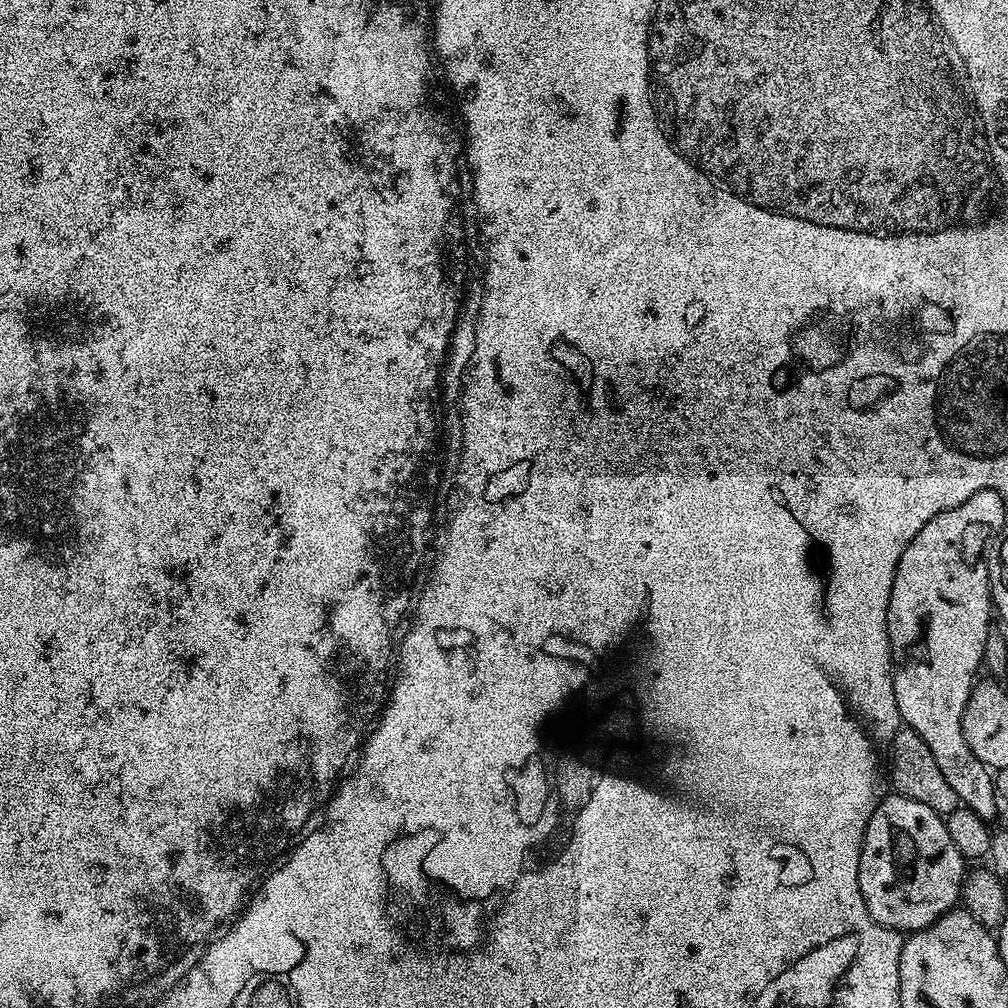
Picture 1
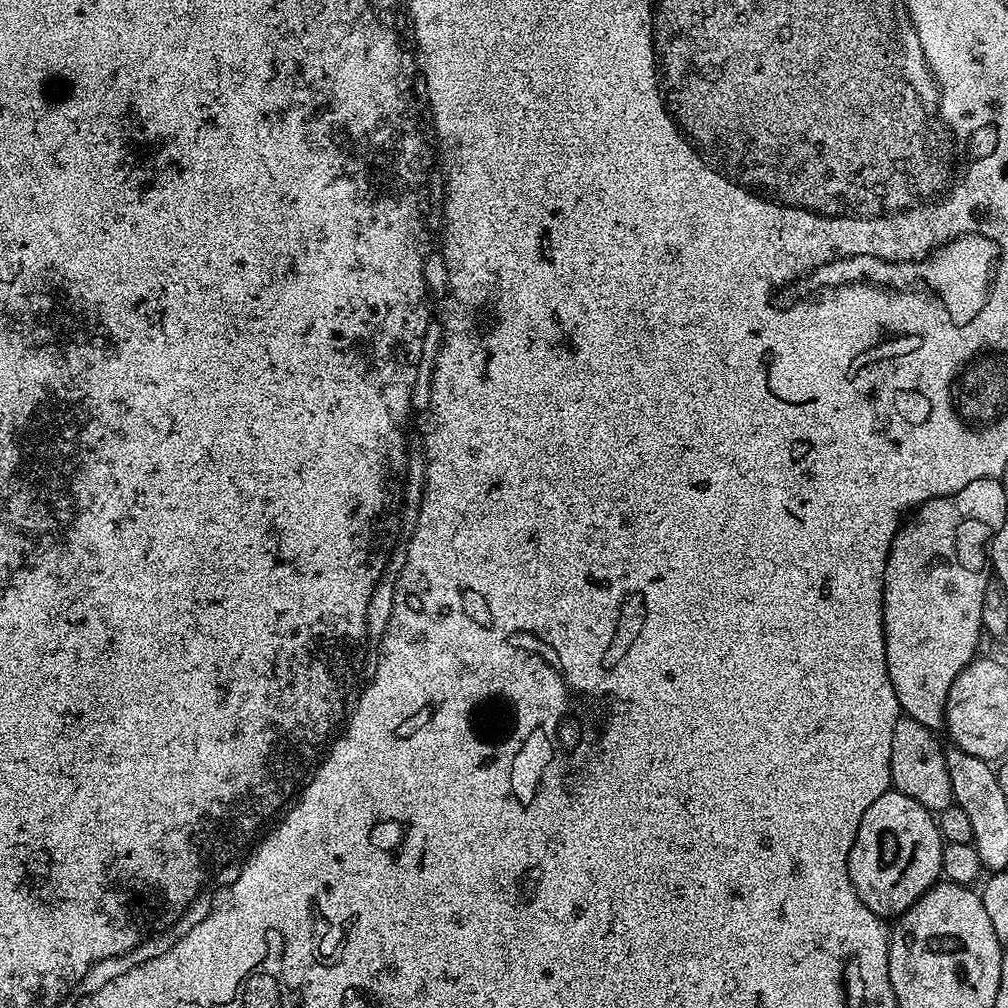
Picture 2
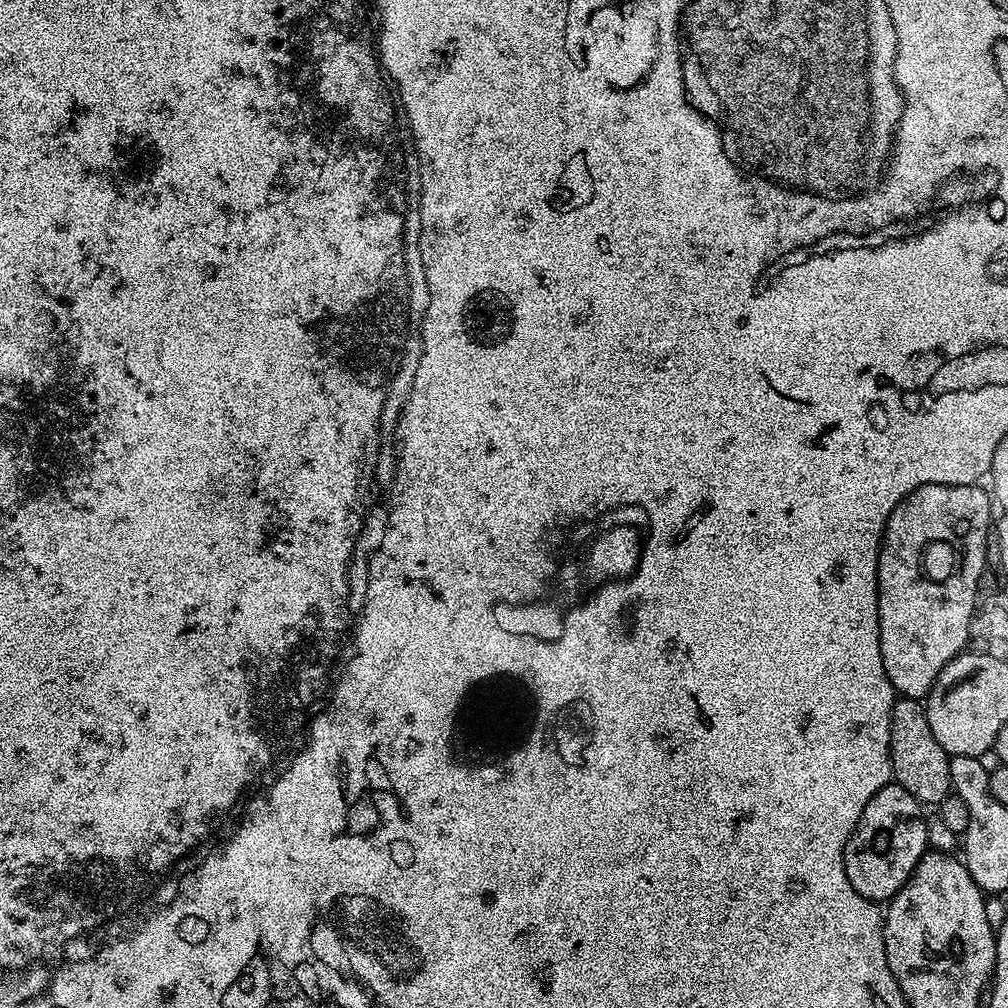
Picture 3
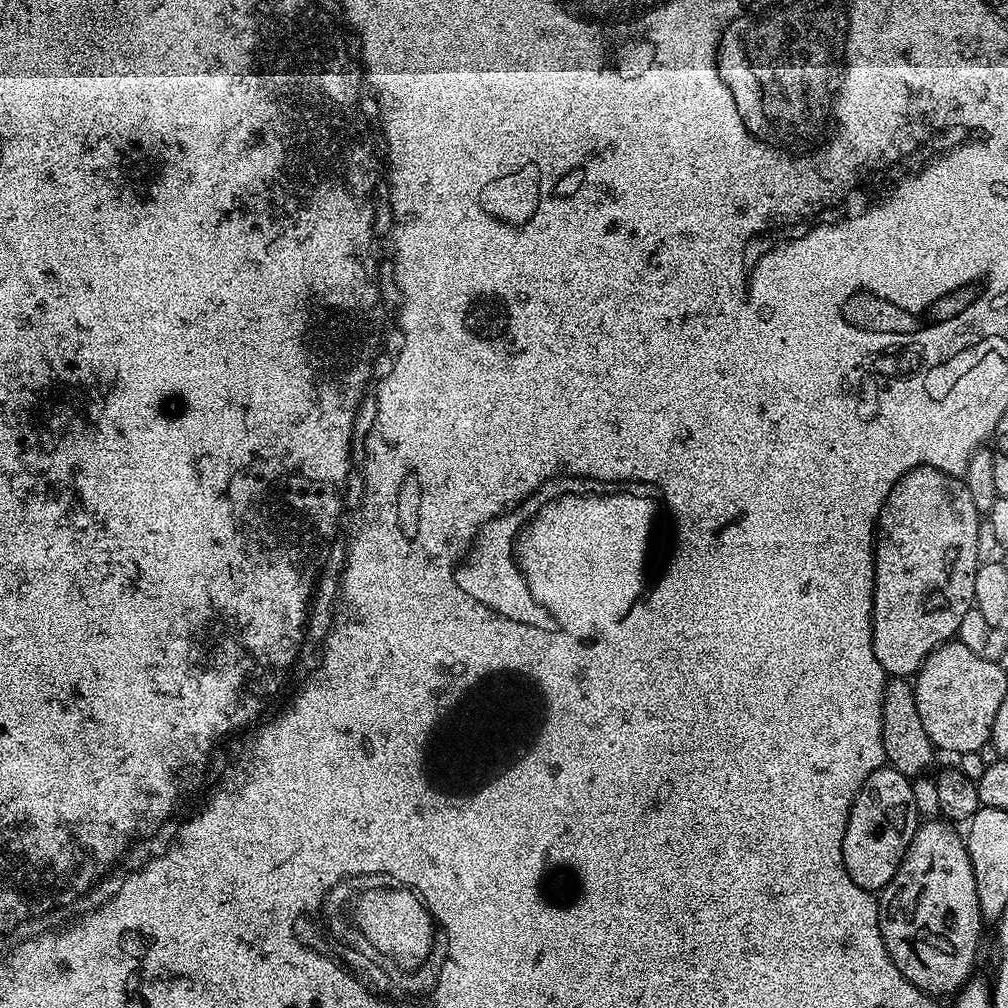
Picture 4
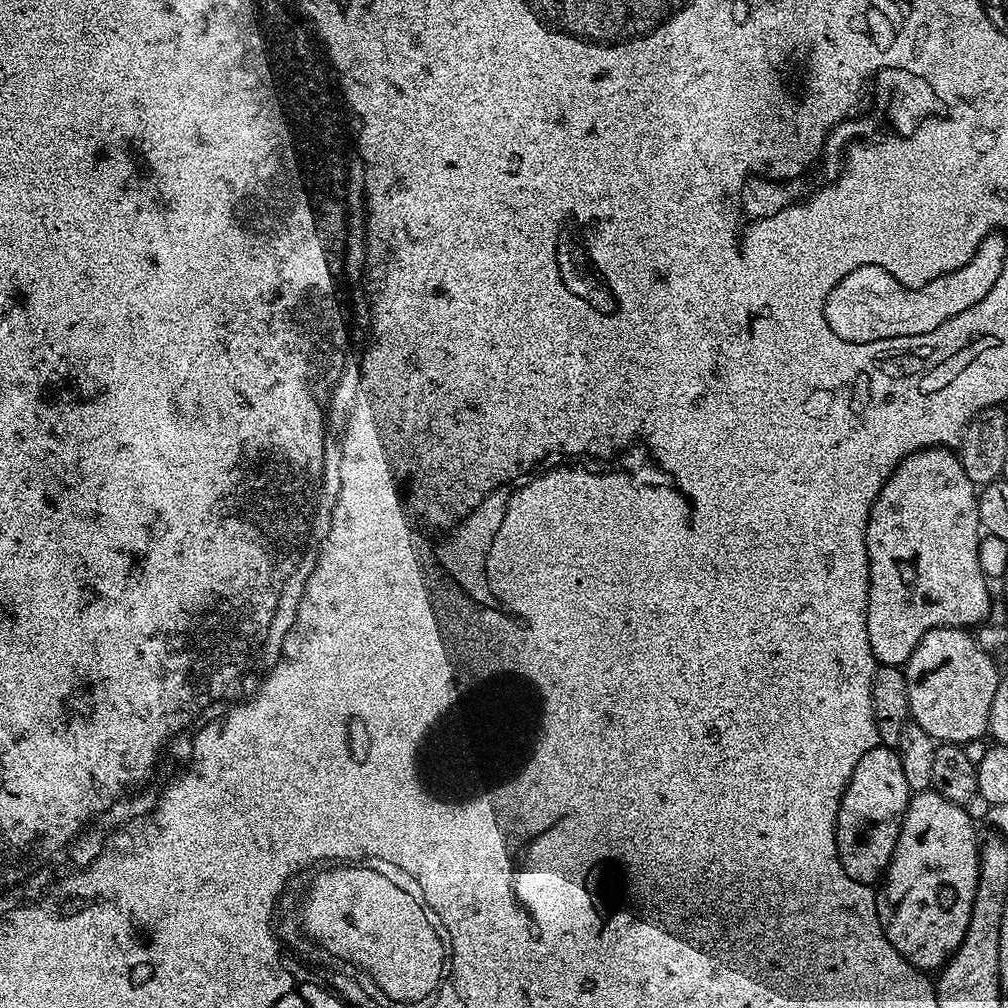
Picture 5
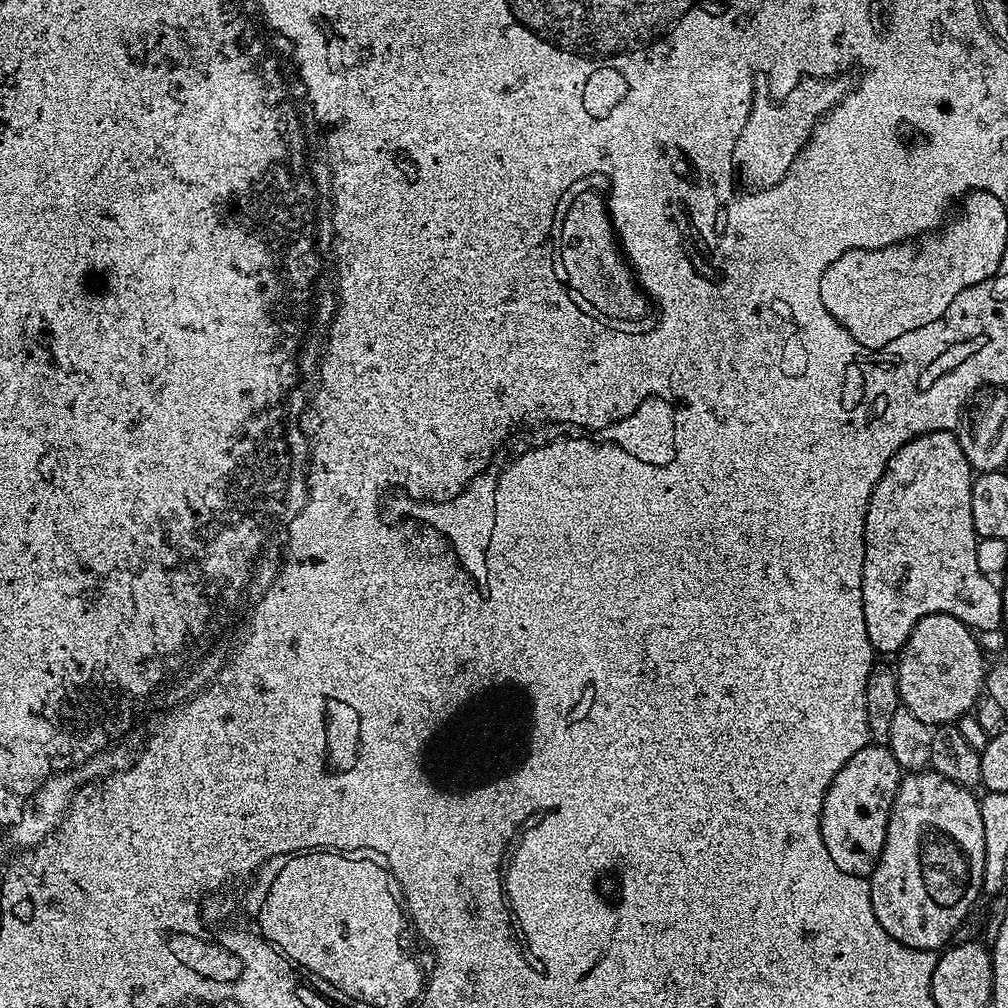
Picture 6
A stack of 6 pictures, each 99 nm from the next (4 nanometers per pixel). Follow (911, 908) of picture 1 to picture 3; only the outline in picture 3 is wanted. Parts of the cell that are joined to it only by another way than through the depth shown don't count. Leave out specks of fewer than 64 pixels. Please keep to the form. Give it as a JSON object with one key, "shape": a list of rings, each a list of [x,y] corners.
{"shape":[[[895,782],[878,790],[878,794],[866,802],[866,810],[862,810],[862,818],[858,818],[858,826],[844,847],[846,878],[850,878],[850,886],[854,886],[862,898],[887,902],[912,877],[918,862],[930,848],[928,821],[925,813],[920,812],[923,812],[920,803]]]}

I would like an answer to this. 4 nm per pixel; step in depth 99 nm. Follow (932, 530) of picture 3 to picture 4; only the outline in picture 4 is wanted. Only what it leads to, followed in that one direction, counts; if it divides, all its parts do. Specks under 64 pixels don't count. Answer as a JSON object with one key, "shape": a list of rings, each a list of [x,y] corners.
{"shape":[[[930,466],[912,468],[890,490],[890,494],[880,511],[880,518],[874,537],[876,581],[872,591],[872,641],[874,642],[874,654],[889,677],[915,677],[930,653],[935,651],[941,644],[951,641],[959,633],[962,618],[968,616],[968,609],[973,607],[976,599],[976,569],[981,567],[982,564],[982,560],[980,560],[980,524],[982,528],[982,515],[975,509],[970,490],[967,489],[963,479],[946,474],[937,468],[931,468]]]}

